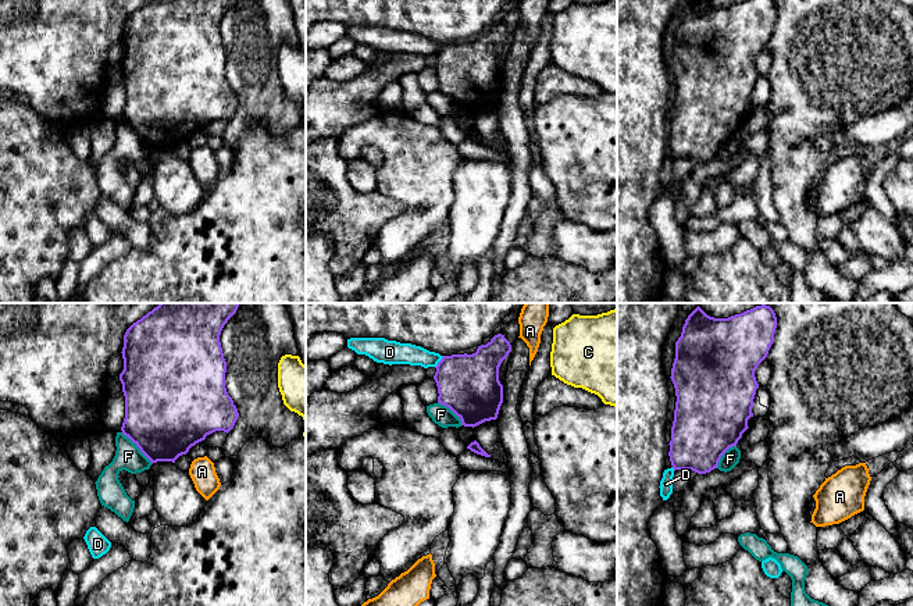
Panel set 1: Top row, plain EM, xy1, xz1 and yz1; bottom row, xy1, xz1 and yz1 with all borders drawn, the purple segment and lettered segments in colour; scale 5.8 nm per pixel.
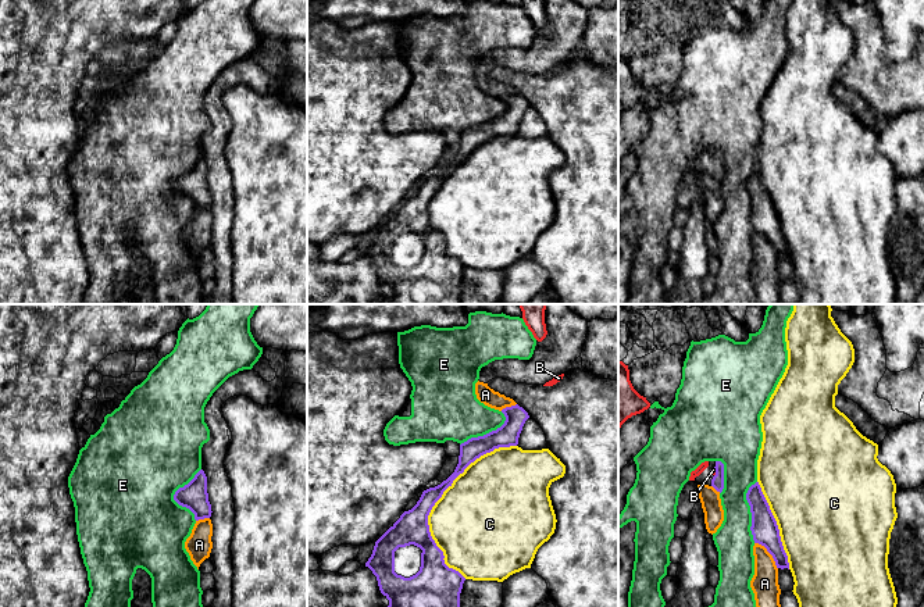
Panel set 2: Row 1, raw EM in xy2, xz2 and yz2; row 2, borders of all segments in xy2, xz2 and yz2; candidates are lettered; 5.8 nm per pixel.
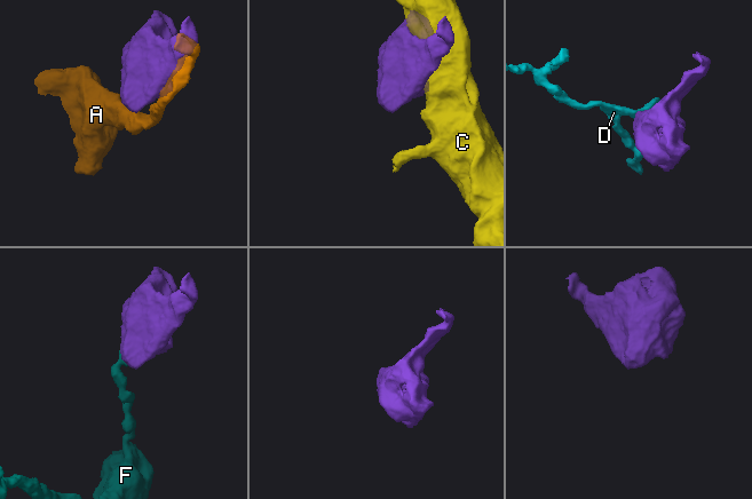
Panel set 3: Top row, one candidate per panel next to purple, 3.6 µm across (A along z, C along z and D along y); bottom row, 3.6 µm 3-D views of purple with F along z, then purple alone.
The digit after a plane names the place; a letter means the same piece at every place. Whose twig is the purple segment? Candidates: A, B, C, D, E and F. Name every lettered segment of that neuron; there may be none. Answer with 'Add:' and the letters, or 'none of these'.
Add: B

